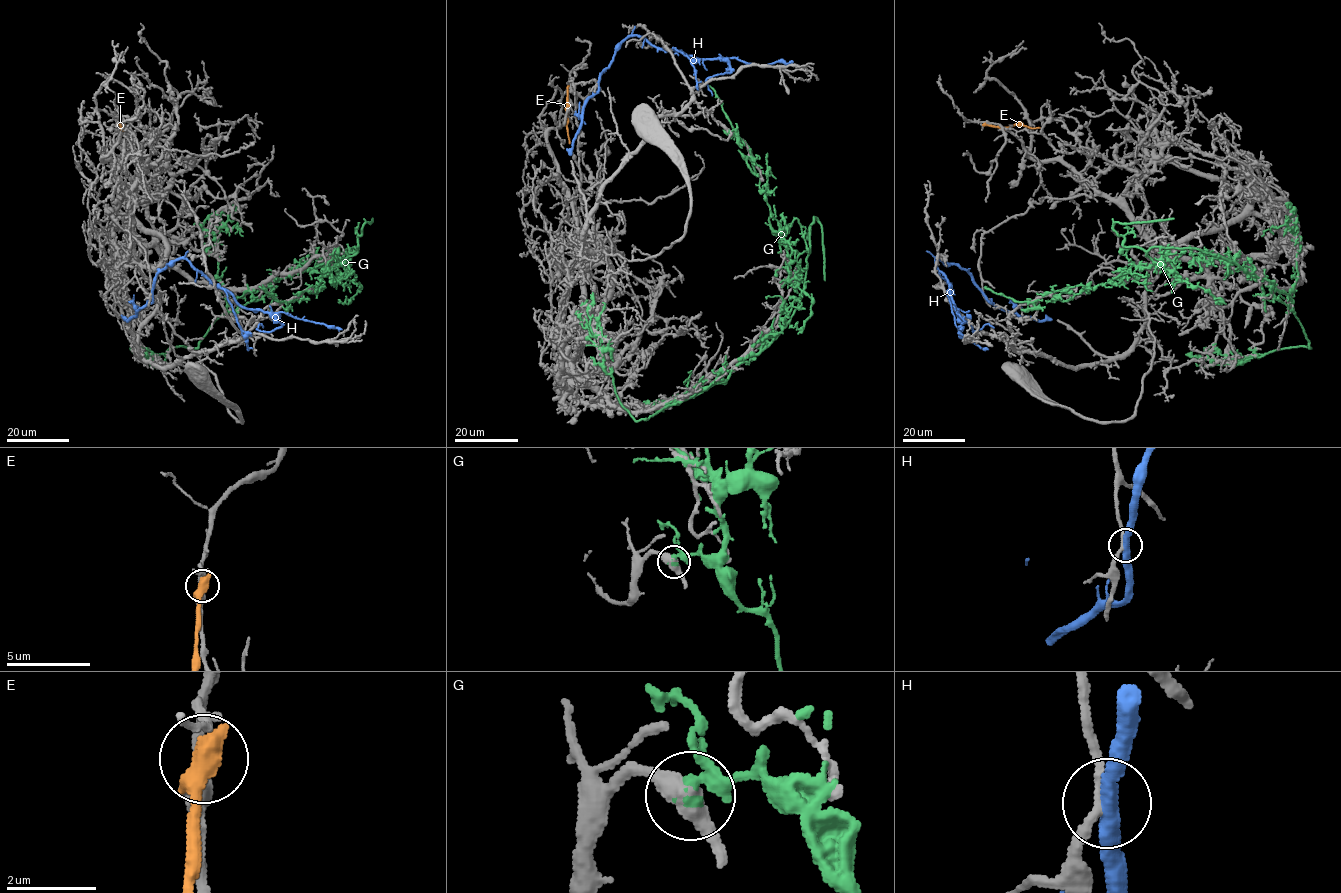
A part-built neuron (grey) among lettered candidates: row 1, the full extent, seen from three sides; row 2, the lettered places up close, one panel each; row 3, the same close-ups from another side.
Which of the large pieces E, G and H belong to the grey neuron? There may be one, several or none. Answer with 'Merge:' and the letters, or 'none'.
Merge: H

